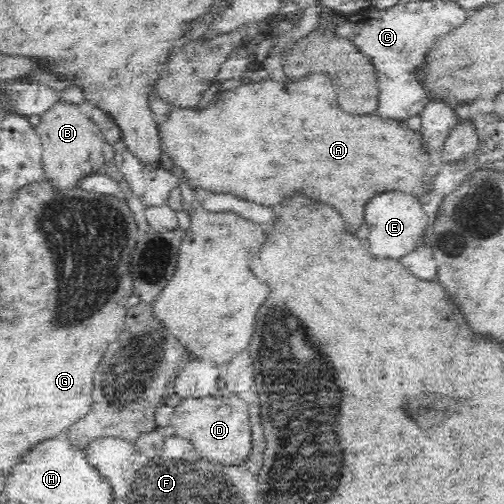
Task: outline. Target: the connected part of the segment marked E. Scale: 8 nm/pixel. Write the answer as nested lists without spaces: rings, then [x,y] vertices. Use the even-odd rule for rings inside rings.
[[[380,194],[370,200],[370,206],[366,206],[366,224],[370,228],[370,248],[372,254],[380,258],[402,258],[410,252],[414,252],[418,246],[424,244],[424,232],[430,224],[426,220],[426,213],[420,208],[417,198],[410,198],[406,194]]]

